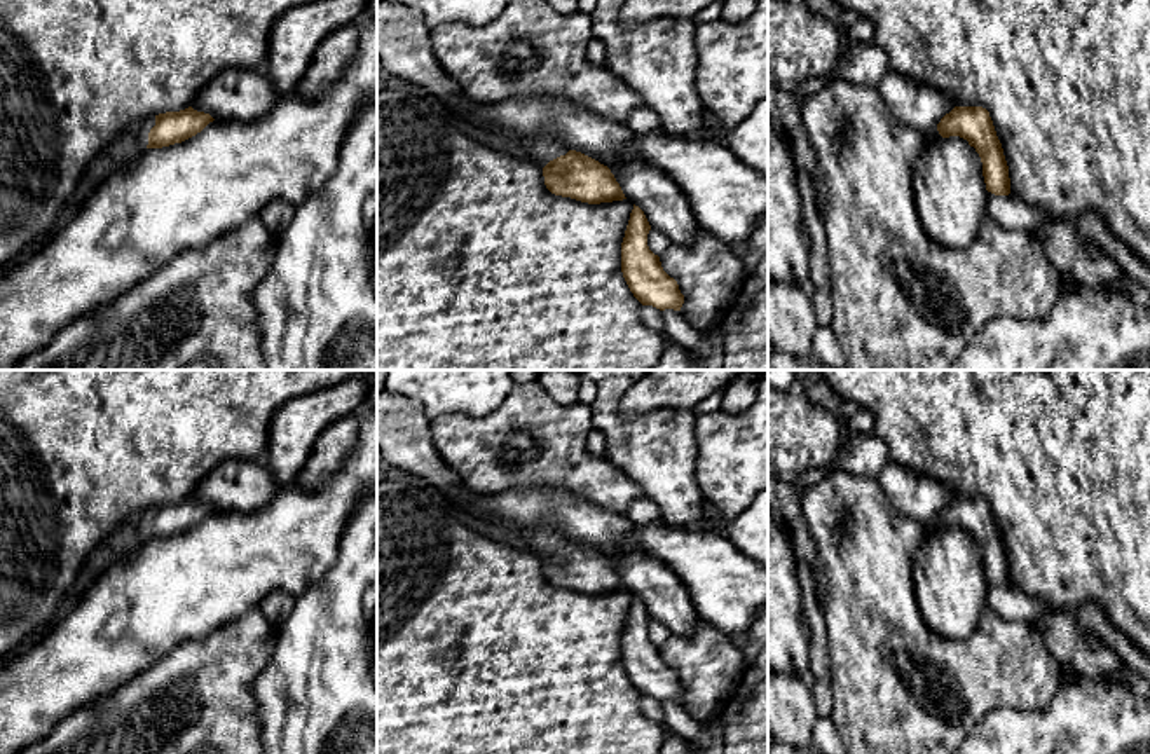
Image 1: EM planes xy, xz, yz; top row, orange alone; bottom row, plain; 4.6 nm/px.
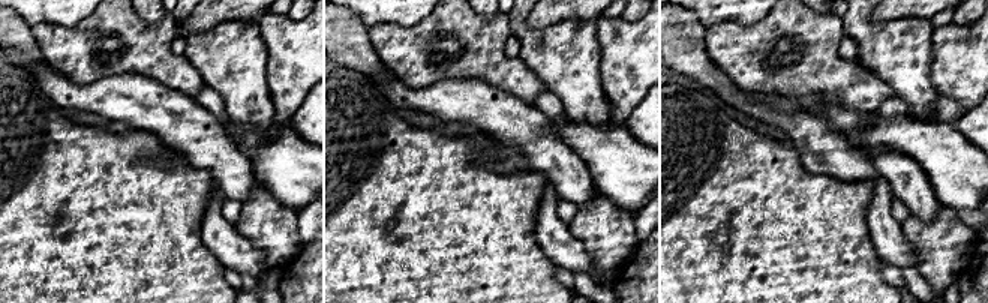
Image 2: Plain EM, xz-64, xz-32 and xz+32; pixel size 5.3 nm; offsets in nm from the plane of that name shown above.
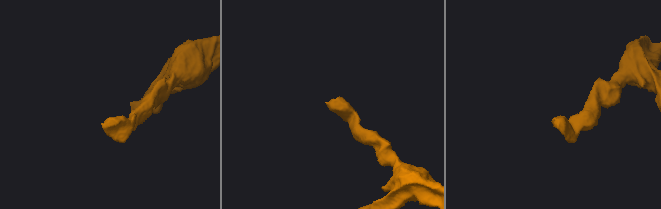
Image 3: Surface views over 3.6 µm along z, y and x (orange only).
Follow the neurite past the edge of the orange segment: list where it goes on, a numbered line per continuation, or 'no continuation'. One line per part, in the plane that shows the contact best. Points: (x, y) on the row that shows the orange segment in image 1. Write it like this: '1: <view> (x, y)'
1: xy (147, 124)

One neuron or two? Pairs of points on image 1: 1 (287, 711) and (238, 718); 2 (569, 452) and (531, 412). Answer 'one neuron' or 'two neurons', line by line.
1: two neurons
2: one neuron

